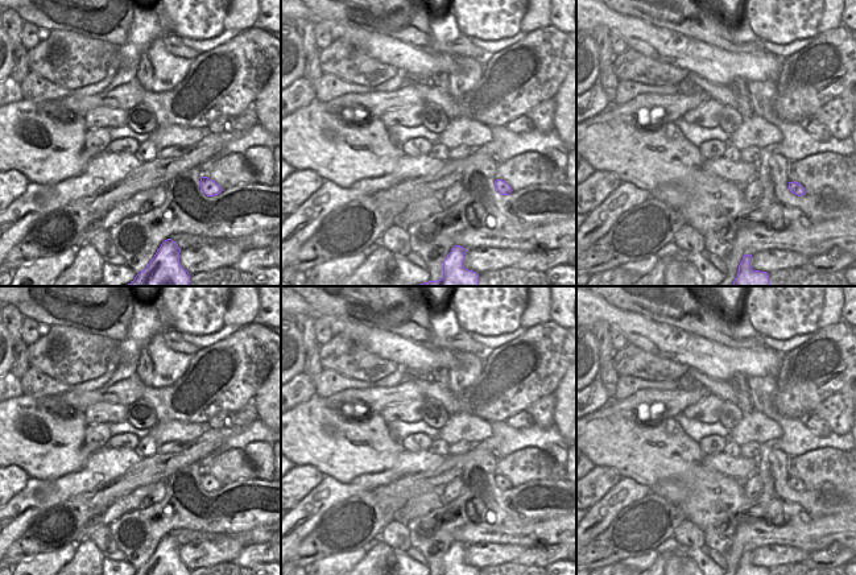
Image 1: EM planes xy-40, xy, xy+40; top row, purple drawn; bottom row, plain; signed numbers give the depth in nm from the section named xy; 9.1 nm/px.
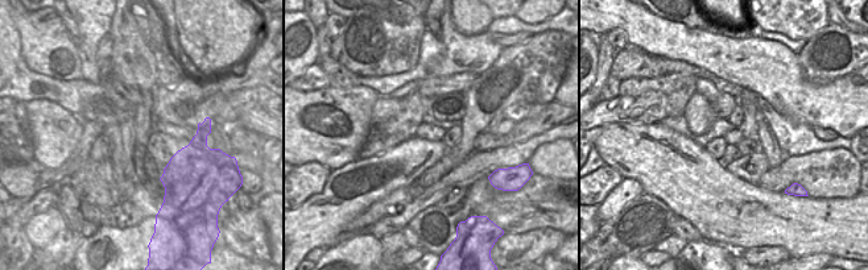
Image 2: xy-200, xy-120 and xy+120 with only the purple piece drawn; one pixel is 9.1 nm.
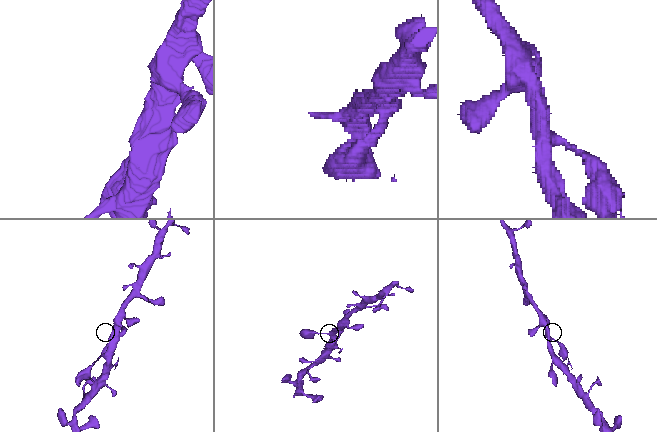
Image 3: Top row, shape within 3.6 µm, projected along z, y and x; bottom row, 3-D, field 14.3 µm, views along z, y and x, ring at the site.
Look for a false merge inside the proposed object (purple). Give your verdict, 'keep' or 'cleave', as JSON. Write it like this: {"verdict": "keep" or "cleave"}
{"verdict": "keep"}

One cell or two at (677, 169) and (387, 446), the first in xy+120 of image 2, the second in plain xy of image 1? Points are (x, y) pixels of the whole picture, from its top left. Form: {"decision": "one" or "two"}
{"decision": "one"}

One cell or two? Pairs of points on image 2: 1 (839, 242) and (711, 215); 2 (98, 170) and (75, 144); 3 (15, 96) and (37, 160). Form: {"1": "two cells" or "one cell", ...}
{"1": "one cell", "2": "two cells", "3": "one cell"}

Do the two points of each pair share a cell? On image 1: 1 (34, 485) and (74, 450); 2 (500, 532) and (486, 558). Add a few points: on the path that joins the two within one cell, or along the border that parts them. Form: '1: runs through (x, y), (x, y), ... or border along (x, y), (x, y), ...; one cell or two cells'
1: border along (71, 472), (54, 479), (29, 478); two cells
2: border along (467, 544), (516, 544), (524, 547); two cells

